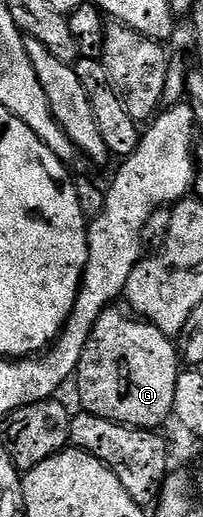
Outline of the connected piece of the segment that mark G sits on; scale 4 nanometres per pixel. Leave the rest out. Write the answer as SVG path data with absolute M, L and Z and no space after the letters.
M111 306L104 314L100 314L100 322L96 322L88 338L88 346L84 346L84 354L80 354L76 381L78 380L78 400L82 403L81 411L129 428L161 429L161 424L174 416L176 384L180 373L178 364L180 365L180 352L171 337L147 320L126 310L121 312L118 306Z

